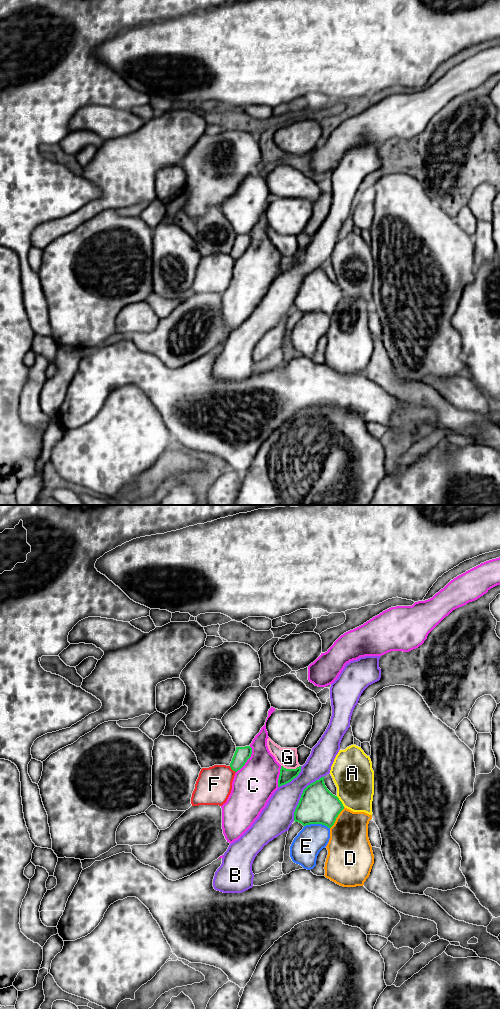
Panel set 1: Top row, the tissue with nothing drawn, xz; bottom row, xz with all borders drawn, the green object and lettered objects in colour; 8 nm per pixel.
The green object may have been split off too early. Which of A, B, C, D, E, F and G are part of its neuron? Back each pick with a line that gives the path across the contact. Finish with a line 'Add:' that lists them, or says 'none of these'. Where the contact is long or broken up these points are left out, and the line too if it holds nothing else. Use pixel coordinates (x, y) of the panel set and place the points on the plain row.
Add: none of these

